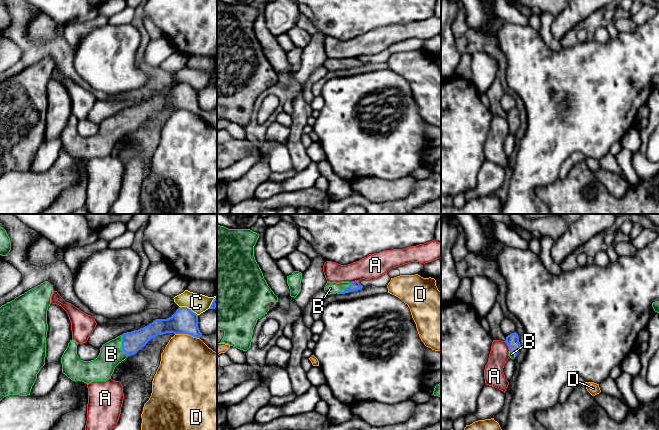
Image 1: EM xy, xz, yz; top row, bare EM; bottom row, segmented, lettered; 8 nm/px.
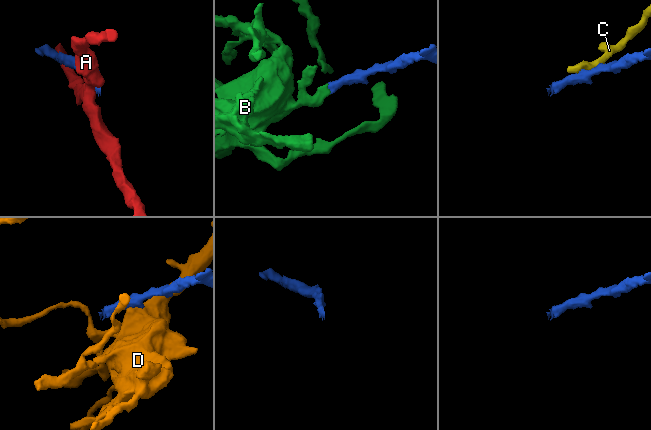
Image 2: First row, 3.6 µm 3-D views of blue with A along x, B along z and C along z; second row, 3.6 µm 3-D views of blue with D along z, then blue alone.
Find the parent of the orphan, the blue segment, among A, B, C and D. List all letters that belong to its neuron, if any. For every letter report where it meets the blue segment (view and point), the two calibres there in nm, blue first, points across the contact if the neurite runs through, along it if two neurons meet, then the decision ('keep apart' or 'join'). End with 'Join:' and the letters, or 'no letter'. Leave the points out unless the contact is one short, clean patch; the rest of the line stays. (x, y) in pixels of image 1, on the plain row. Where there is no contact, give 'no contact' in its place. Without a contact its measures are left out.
A: yz (507, 120) | 110/160 nm | keep apart
B: xy (122, 122) | 170/190 nm | across xy (132, 118), (122, 122), (111, 130) | join
C: xy (188, 84) | 200/160 nm | along xy (179, 82), (190, 84), (198, 91) | keep apart
D: xy (187, 109) | 200/440 nm | along xy (175, 109), (187, 109), (199, 114) | keep apart
Join: B

